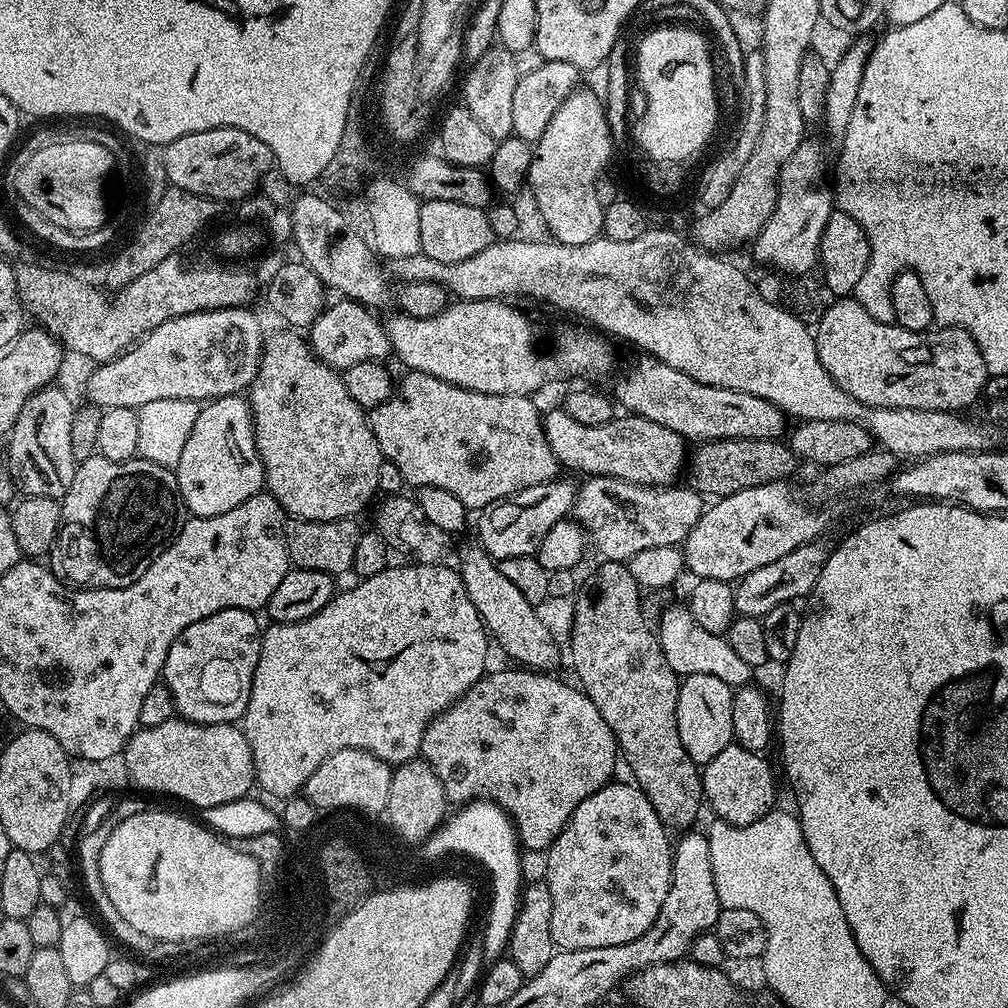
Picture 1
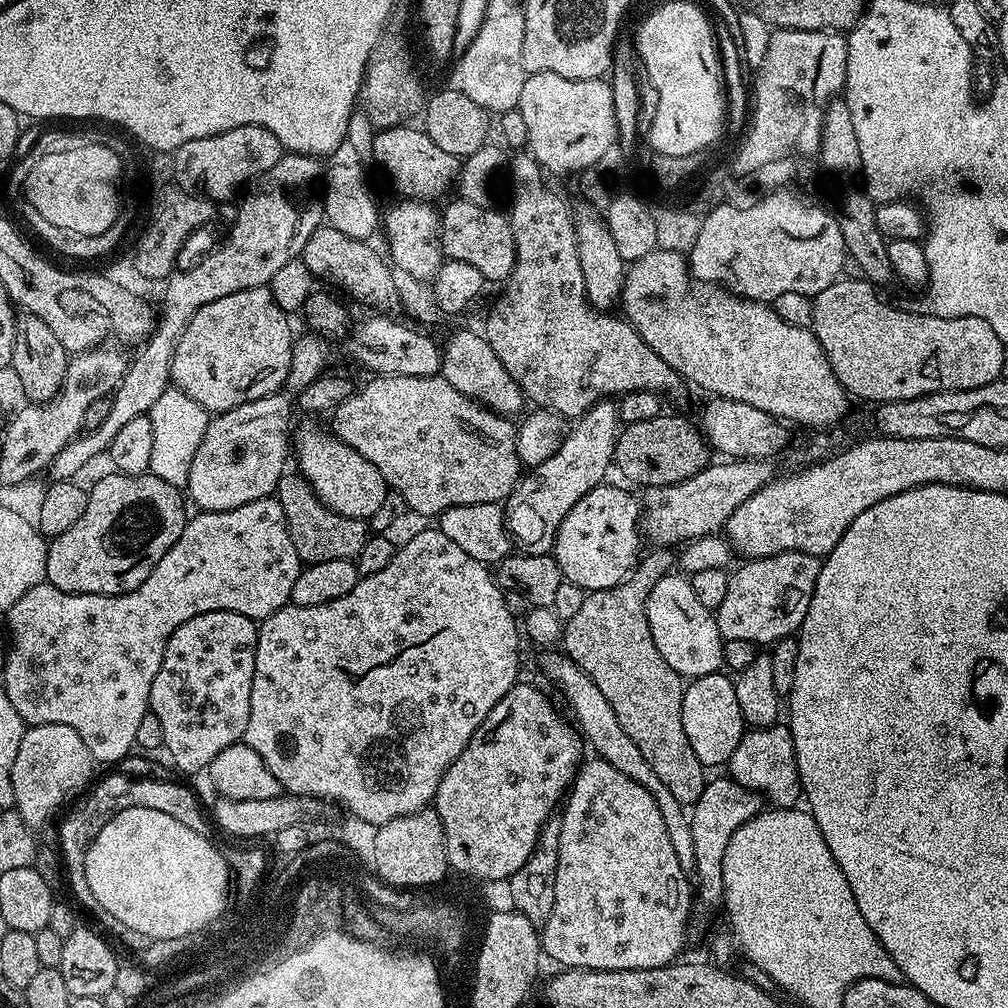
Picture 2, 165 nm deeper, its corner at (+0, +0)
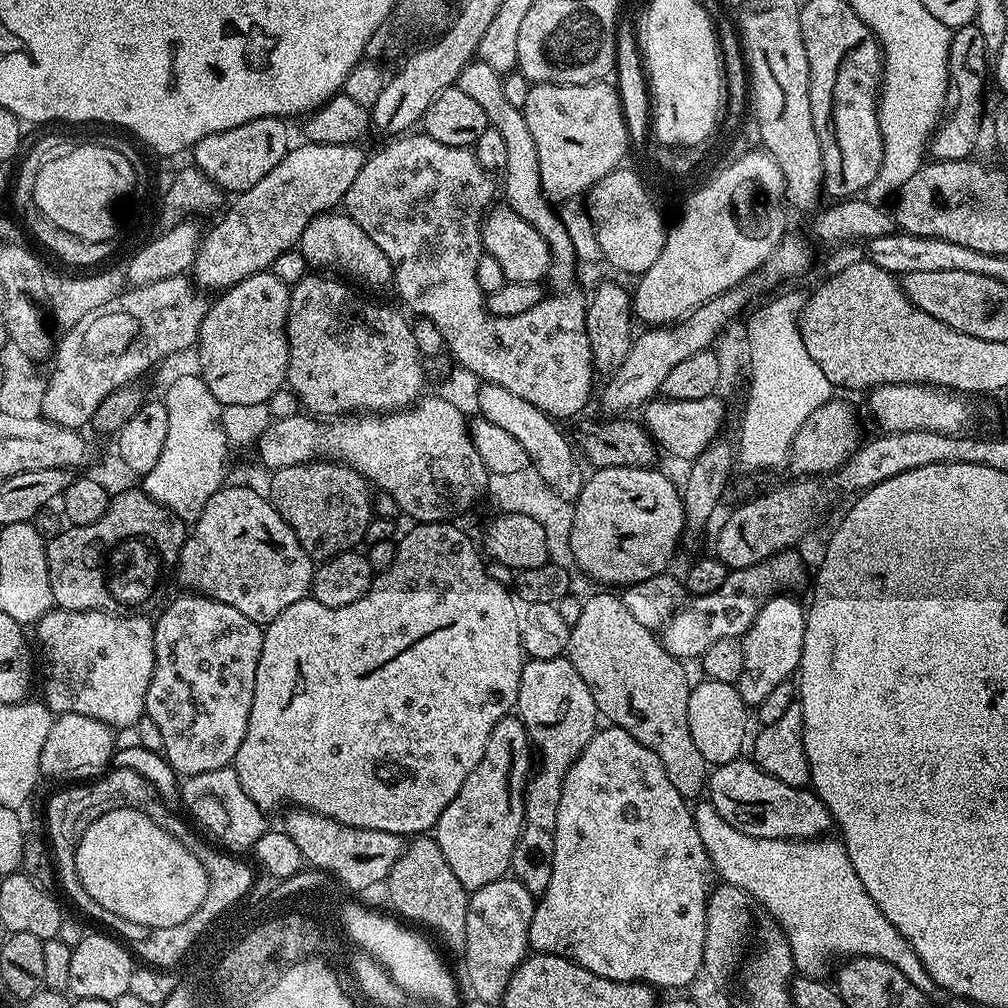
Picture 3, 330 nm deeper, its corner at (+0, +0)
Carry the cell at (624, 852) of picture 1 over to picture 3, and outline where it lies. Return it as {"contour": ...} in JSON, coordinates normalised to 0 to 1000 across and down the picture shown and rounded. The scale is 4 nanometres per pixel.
{"contour":[[[610,720],[596,721],[581,740],[581,744],[577,744],[569,760],[565,760],[565,764],[560,770],[558,796],[554,796],[554,815],[550,827],[550,867],[546,867],[546,879],[542,879],[542,883],[532,893],[530,911],[526,915],[525,938],[533,945],[567,952],[573,958],[597,970],[634,972],[647,977],[652,982],[682,981],[685,975],[695,966],[700,956],[697,948],[700,931],[700,895],[707,873],[708,862],[700,847],[700,839],[696,839],[696,831],[690,822],[688,803],[684,795],[680,794],[677,788],[673,788],[673,784],[669,784],[653,748],[637,740],[637,736],[621,728],[621,724]]]}

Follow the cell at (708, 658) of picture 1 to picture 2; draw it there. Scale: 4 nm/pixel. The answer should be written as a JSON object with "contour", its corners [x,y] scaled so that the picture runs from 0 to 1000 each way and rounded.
{"contour":[[[664,569],[649,577],[641,597],[641,613],[645,617],[645,629],[649,633],[649,641],[653,641],[653,649],[657,649],[657,653],[661,653],[665,660],[665,665],[672,667],[677,673],[699,671],[718,663],[718,636],[714,634],[707,604],[696,601],[682,570]]]}

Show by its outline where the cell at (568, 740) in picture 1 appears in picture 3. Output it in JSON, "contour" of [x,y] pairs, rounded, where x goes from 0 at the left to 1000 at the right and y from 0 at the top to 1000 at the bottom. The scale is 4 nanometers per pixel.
{"contour":[[[515,709],[500,710],[490,720],[486,736],[482,736],[482,744],[474,760],[466,764],[466,772],[458,776],[458,784],[454,784],[446,800],[438,804],[431,822],[431,831],[438,843],[438,848],[460,881],[471,883],[491,873],[499,873],[505,868],[510,839],[516,830],[516,821],[520,818],[520,784],[524,781],[529,762],[530,742],[525,735],[524,726],[520,723],[520,717],[516,715]]]}

